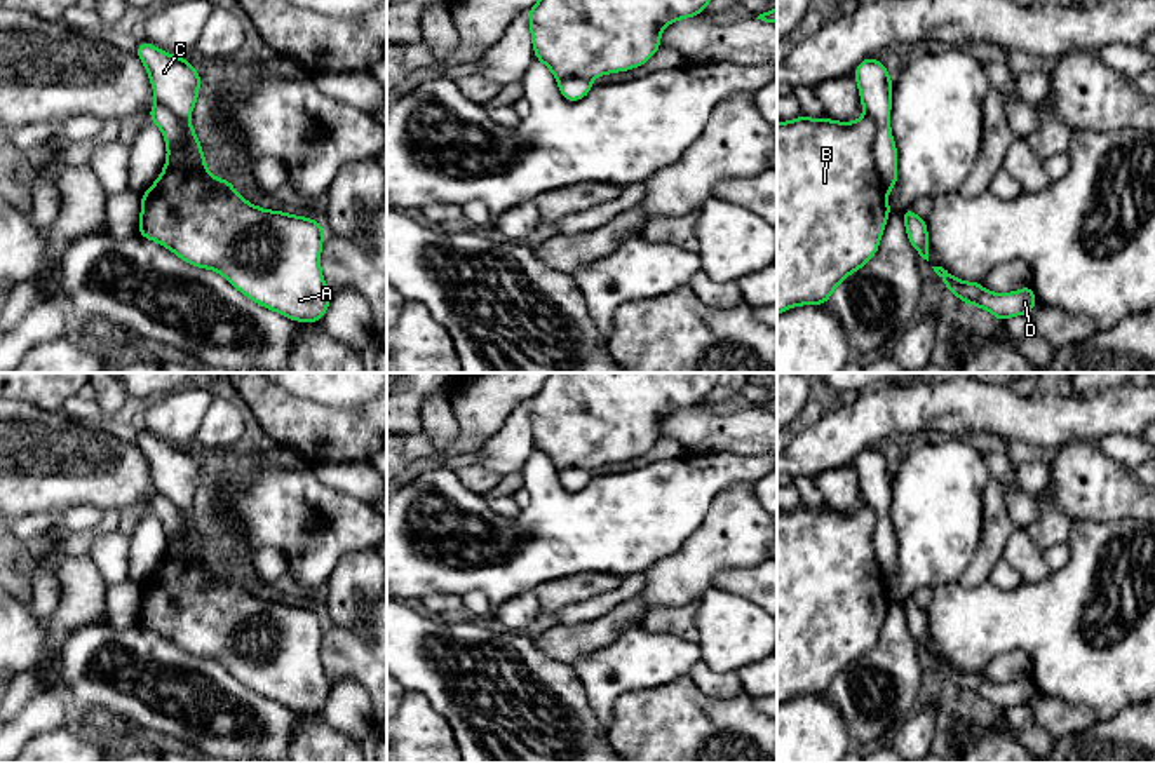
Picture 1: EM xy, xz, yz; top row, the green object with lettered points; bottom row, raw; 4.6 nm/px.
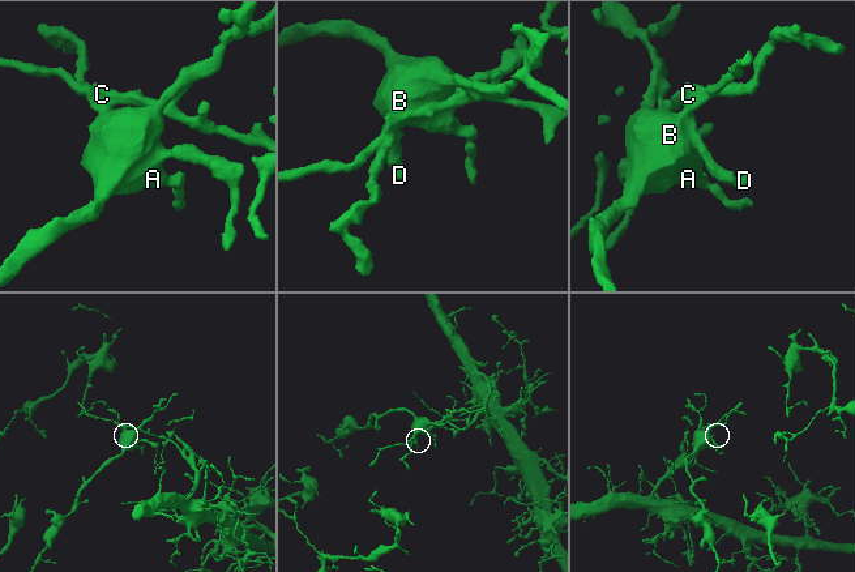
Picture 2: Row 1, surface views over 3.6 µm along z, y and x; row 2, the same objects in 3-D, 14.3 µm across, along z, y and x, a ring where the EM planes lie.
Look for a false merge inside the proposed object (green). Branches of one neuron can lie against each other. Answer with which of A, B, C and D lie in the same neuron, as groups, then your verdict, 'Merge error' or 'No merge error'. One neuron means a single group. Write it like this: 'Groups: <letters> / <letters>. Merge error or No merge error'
Groups: A B / C D. Merge error

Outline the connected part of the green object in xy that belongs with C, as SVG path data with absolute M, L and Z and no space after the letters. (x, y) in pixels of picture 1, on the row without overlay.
M146 430L139 432L136 444L148 462L157 493L167 496L185 519L185 526L172 545L178 549L192 545L199 530L188 510L200 486L200 462L186 448L167 444Z

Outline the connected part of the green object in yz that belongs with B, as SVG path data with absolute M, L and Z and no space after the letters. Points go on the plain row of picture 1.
M869 503L847 514L803 505L777 514L777 706L791 697L827 695L834 678L878 643L890 596L873 549L875 526Z

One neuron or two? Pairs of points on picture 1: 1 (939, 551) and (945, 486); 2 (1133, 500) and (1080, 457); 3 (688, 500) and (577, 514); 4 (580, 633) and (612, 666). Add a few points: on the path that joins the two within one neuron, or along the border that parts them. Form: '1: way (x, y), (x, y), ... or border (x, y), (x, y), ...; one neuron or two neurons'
1: way (939, 535), (939, 502); one neuron
2: way (1121, 493), (1093, 469); one neuron
3: way (661, 506), (648, 514), (605, 514); one neuron
4: border (633, 627), (608, 645), (580, 654), (572, 664); two neurons

